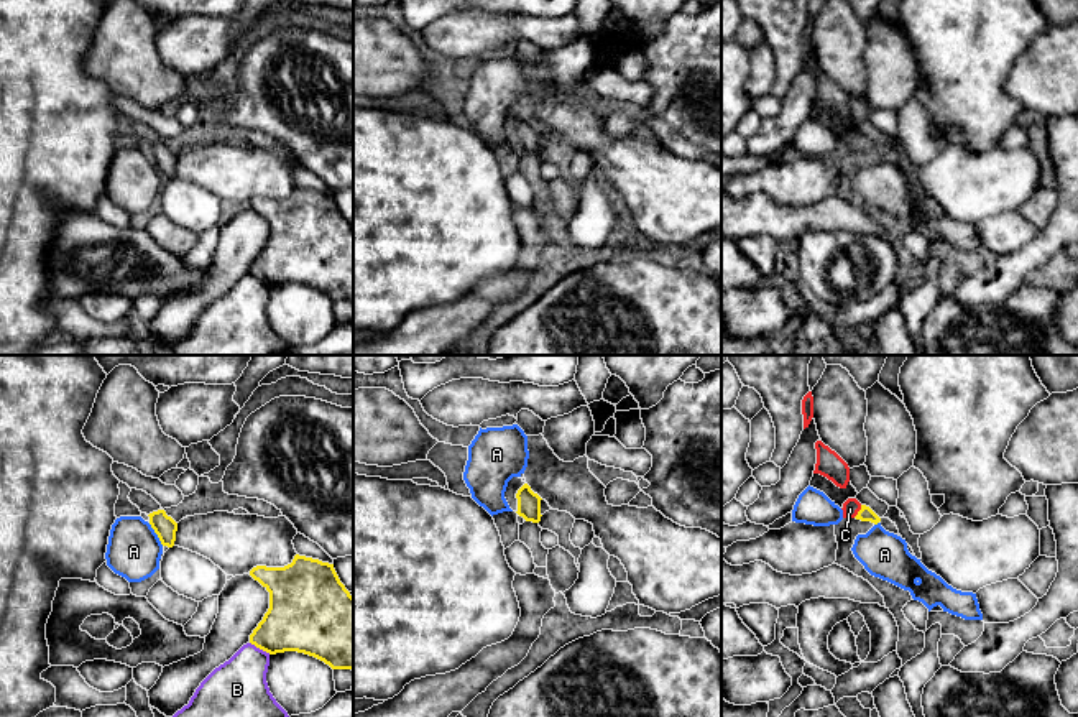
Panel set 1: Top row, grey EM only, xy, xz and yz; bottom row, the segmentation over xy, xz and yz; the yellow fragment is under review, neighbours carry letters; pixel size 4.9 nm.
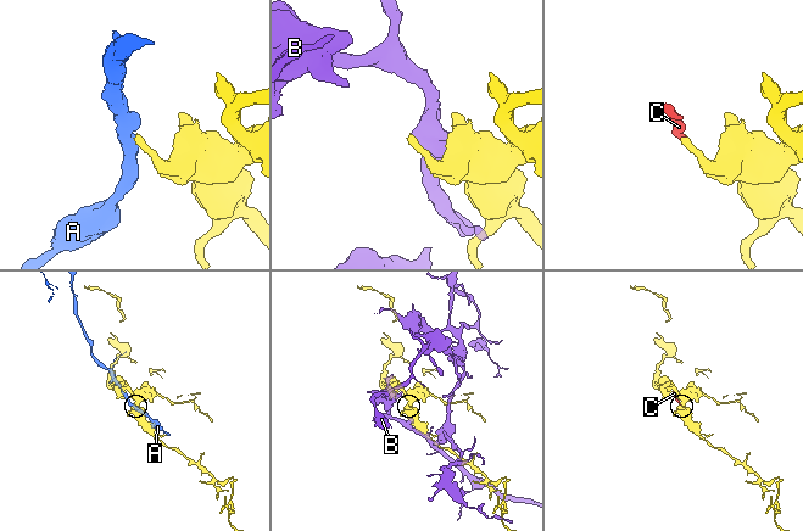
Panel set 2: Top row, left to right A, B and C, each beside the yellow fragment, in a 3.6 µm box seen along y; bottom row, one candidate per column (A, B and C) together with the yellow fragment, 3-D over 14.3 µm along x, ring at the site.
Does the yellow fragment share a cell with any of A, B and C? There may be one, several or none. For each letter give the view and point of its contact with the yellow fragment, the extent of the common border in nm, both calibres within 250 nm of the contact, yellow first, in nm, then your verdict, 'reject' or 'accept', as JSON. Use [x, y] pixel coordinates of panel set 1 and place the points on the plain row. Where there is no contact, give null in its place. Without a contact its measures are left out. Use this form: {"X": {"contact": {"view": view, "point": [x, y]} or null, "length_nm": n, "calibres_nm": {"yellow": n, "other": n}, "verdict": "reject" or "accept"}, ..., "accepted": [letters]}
{"A": {"contact": {"view": "xy", "point": [156, 165]}, "length_nm": 130, "calibres_nm": {"yellow": 110, "other": 260}, "verdict": "reject"}, "B": {"contact": {"view": "xy", "point": [260, 280]}, "length_nm": 120, "calibres_nm": {"yellow": 320, "other": 320}, "verdict": "reject"}, "C": {"contact": {"view": "yz", "point": [858, 143]}, "length_nm": 80, "calibres_nm": {"yellow": 70, "other": 80}, "verdict": "accept"}, "accepted": ["C"]}

